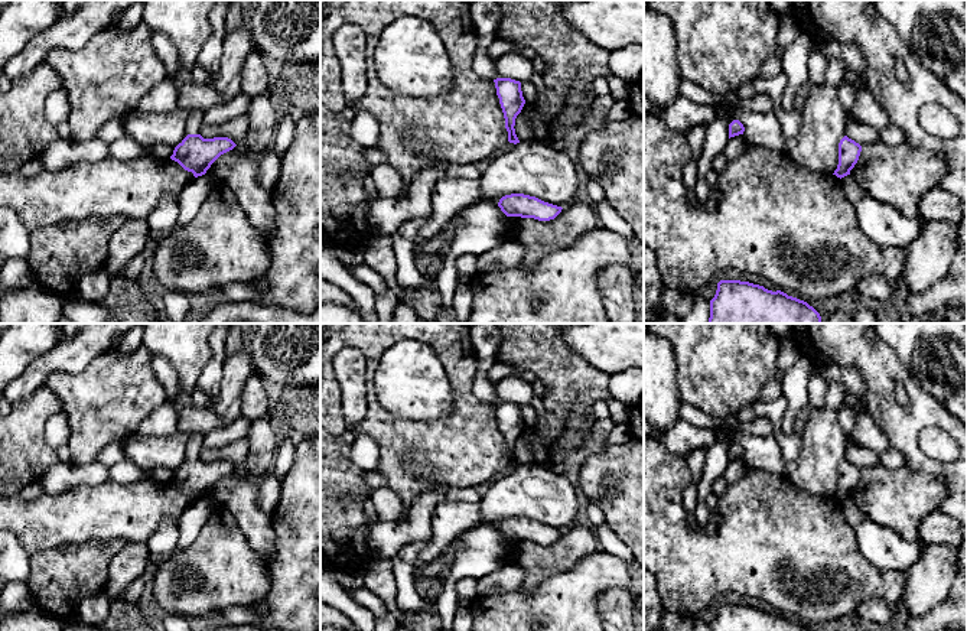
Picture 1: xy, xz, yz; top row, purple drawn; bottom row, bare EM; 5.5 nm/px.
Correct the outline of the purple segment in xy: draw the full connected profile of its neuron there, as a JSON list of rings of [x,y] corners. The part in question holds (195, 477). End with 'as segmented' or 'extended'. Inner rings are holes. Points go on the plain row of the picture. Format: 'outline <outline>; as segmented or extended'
outline [[[201,432],[189,433],[188,459],[175,471],[172,484],[178,485],[195,501],[202,500],[211,488],[237,468],[228,461],[204,462],[199,452],[204,448],[205,435]]]; extended

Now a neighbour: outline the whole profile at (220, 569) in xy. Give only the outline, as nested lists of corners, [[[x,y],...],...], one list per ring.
[[[216,508],[198,539],[149,572],[156,605],[169,615],[205,615],[263,601],[270,580],[229,511]]]

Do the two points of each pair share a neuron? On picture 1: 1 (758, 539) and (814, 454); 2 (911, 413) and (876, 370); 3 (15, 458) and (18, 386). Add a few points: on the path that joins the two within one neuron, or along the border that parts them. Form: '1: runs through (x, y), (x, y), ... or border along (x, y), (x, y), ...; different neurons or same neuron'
1: border along (784, 474), (797, 487), (814, 495), (826, 497); different neurons
2: runs through (898, 410), (881, 393), (881, 383); same neuron
3: border along (44, 384), (15, 402); different neurons

